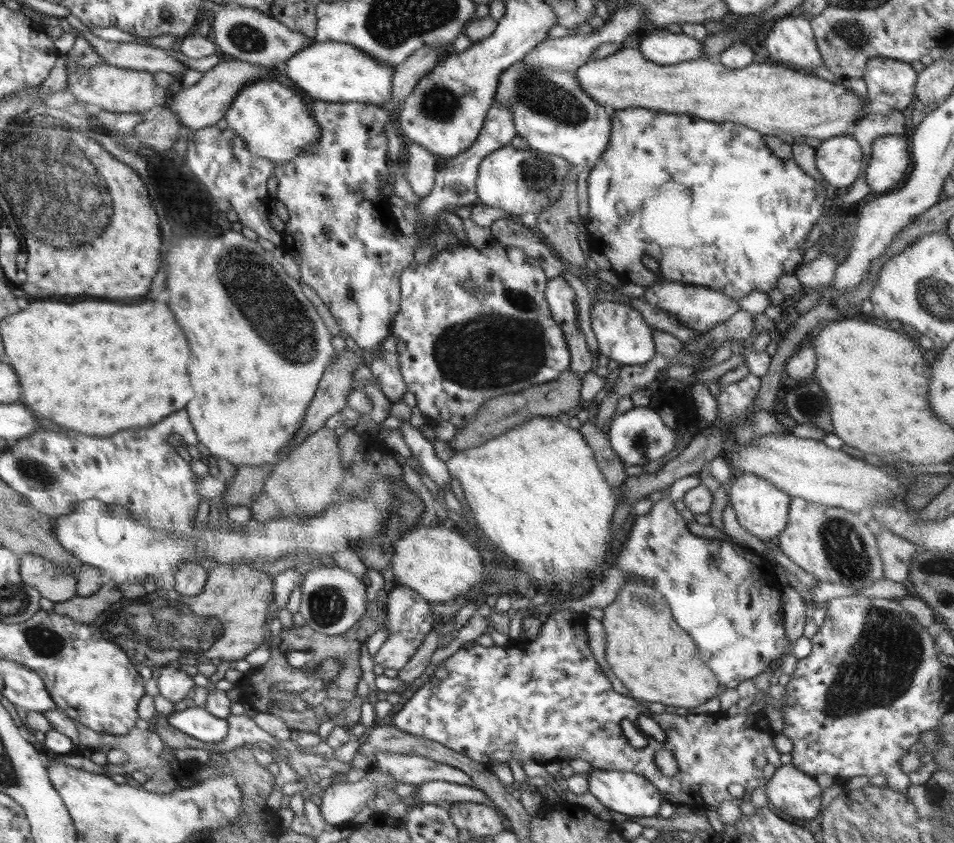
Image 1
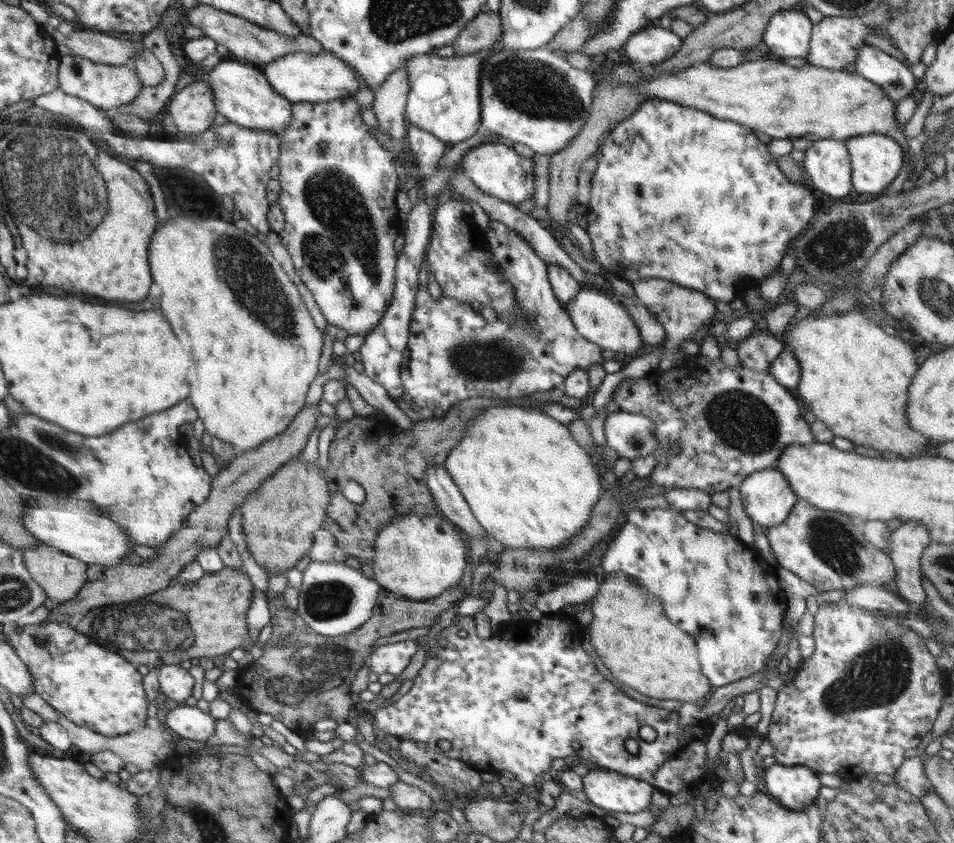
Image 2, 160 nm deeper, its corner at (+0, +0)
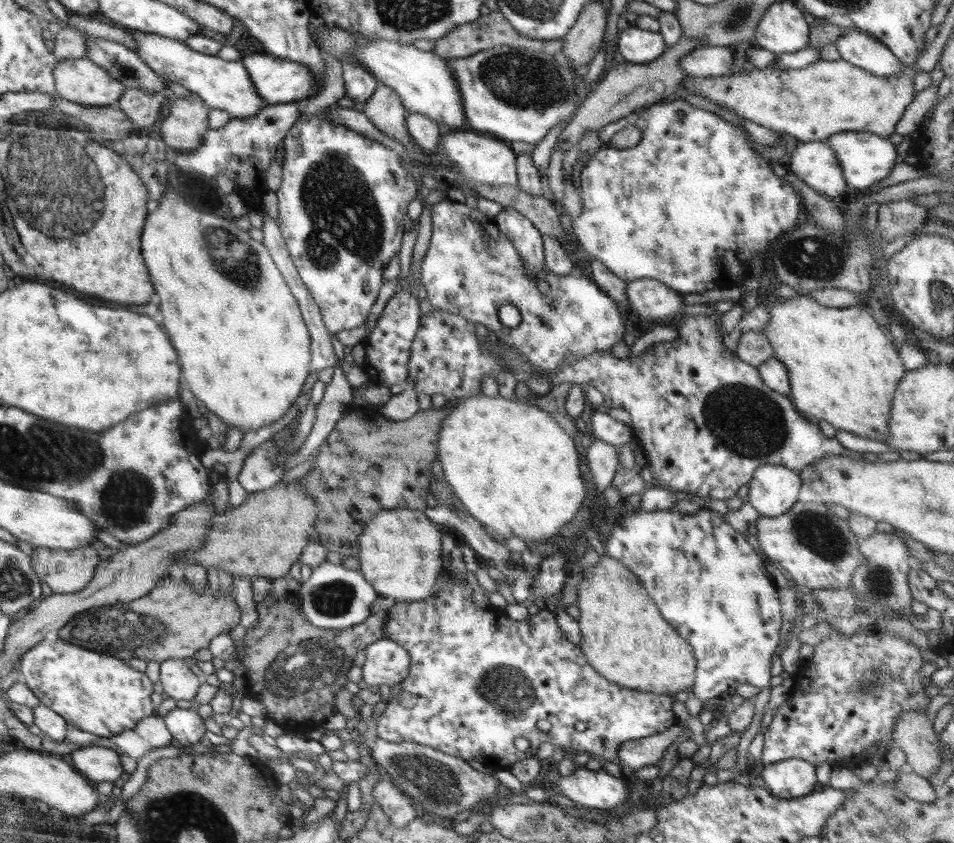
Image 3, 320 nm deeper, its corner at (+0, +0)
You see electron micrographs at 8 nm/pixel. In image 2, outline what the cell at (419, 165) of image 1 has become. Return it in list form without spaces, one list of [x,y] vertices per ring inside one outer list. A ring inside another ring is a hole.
[[[408,124],[406,138],[411,155],[417,160],[421,182],[431,177],[438,170],[439,160],[448,150],[448,146],[423,128]]]

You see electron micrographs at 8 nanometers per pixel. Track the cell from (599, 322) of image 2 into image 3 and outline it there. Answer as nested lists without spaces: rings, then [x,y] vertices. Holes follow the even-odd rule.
[[[444,198],[430,207],[433,231],[428,252],[421,262],[421,284],[425,286],[427,301],[434,309],[464,316],[466,321],[474,325],[484,325],[488,331],[496,334],[502,345],[512,347],[520,357],[524,357],[540,373],[536,378],[526,380],[530,391],[546,395],[552,388],[548,380],[544,380],[548,373],[559,370],[566,361],[578,361],[580,357],[586,357],[594,351],[610,351],[615,344],[622,342],[625,333],[623,316],[613,298],[593,280],[586,276],[576,278],[570,274],[558,276],[544,266],[543,271],[539,272],[539,280],[550,283],[550,288],[549,291],[541,293],[537,289],[537,282],[525,275],[525,262],[520,258],[513,242],[501,233],[494,218],[487,217],[478,208],[471,208],[470,203],[467,205],[450,198]],[[504,304],[512,304],[520,310],[522,322],[518,326],[510,328],[500,324],[498,308]]]

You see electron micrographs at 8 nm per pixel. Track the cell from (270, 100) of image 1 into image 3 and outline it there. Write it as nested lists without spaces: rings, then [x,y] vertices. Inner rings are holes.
[[[138,29],[126,31],[131,33],[135,40],[138,58],[141,58],[158,76],[170,82],[177,82],[190,92],[196,93],[210,108],[222,109],[233,119],[256,116],[268,106],[267,102],[256,94],[250,75],[240,60],[227,61],[217,55],[195,51],[185,41],[178,39]]]

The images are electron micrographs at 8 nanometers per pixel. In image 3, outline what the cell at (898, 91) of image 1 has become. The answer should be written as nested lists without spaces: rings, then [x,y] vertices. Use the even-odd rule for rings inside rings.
[[[846,28],[845,33],[834,41],[834,46],[836,46],[842,60],[859,66],[876,76],[892,76],[899,73],[903,67],[902,62],[894,56],[894,53],[884,43],[856,29]]]

